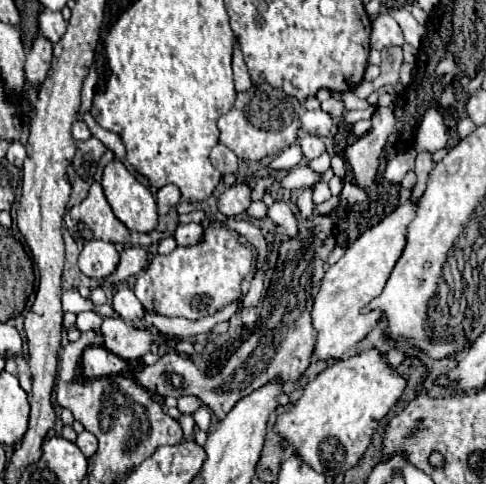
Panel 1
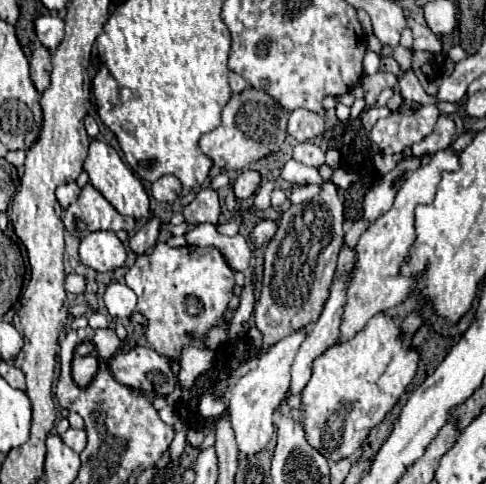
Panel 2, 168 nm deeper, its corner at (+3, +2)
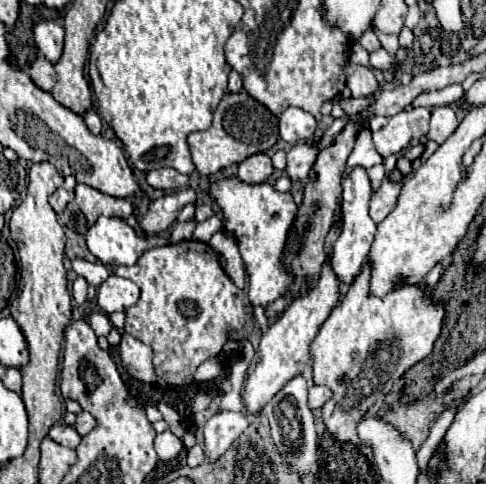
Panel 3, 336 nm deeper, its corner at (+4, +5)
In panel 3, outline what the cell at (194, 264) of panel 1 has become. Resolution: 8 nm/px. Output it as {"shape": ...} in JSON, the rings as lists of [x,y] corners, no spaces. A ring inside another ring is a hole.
{"shape":[[[191,239],[163,247],[153,247],[151,251],[143,253],[143,257],[139,257],[135,265],[119,265],[115,269],[115,275],[131,279],[141,289],[137,305],[125,311],[125,331],[153,349],[155,373],[169,385],[179,387],[191,381],[195,369],[203,361],[217,357],[229,335],[233,331],[243,329],[245,325],[245,293],[227,277],[215,251],[207,243]]]}

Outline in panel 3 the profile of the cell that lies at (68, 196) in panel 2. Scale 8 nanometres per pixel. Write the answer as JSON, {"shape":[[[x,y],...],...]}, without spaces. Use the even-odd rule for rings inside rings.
{"shape":[[[59,187],[53,195],[51,195],[51,199],[49,199],[49,203],[51,203],[51,207],[53,207],[53,211],[55,213],[61,213],[63,209],[67,206],[69,201],[74,200],[74,191],[65,191],[63,187]]]}

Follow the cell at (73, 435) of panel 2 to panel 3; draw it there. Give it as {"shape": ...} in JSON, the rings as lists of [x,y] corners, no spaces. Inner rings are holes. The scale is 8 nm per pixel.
{"shape":[[[53,425],[49,431],[49,437],[59,443],[65,445],[69,449],[75,449],[81,443],[81,435],[71,427],[71,425]]]}

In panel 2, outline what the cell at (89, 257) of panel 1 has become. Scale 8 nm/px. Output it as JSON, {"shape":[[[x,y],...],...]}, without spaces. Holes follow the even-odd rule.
{"shape":[[[92,232],[80,242],[80,260],[96,272],[116,270],[126,260],[126,248],[114,232]]]}

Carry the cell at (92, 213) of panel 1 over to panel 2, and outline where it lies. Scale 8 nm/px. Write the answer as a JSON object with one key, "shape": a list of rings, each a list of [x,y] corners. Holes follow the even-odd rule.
{"shape":[[[86,184],[82,188],[82,194],[77,202],[90,232],[98,230],[120,232],[124,228],[124,216],[120,216],[114,210],[114,206],[92,184]]]}

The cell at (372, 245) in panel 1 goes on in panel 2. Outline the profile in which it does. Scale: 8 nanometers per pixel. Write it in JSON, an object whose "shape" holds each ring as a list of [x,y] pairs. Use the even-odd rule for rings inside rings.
{"shape":[[[450,148],[436,152],[426,166],[420,166],[402,182],[392,208],[374,220],[354,246],[356,266],[346,286],[346,304],[342,312],[338,342],[348,342],[368,324],[370,318],[380,312],[390,312],[410,294],[414,280],[400,276],[398,266],[406,260],[406,254],[414,244],[414,208],[416,204],[430,204],[434,200],[440,174],[444,170],[458,170],[458,156]]]}

